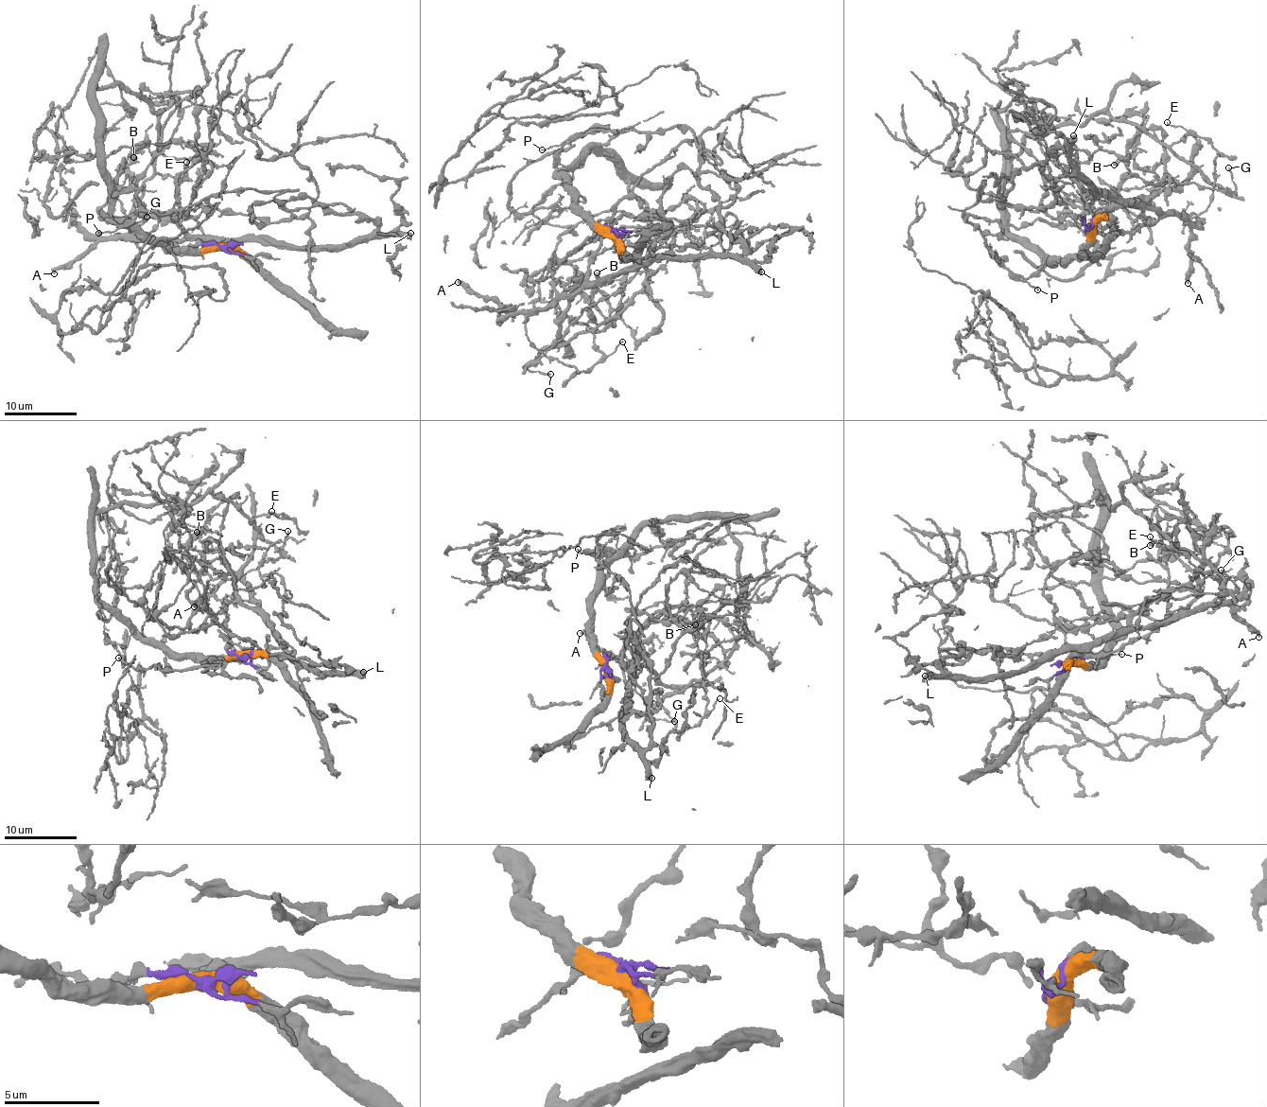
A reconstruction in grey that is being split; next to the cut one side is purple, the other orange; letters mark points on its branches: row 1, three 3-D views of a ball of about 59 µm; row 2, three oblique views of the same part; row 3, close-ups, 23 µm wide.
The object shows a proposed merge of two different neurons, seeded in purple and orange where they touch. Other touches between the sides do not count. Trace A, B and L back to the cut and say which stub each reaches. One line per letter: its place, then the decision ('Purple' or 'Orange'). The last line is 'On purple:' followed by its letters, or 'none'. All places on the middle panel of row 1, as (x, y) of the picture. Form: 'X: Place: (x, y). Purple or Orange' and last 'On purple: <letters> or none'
A: Place: (458, 282). Purple
B: Place: (597, 272). Purple
L: Place: (761, 272). Purple
On purple: A, B, L

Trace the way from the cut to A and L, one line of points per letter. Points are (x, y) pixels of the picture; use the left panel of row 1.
A: (224, 246), (156, 244), (143, 234), (157, 242), (121, 237), (100, 240), (53, 273)
L: (224, 246), (156, 244), (144, 233), (162, 241), (201, 235), (228, 238), (267, 235), (296, 247), (411, 233)

